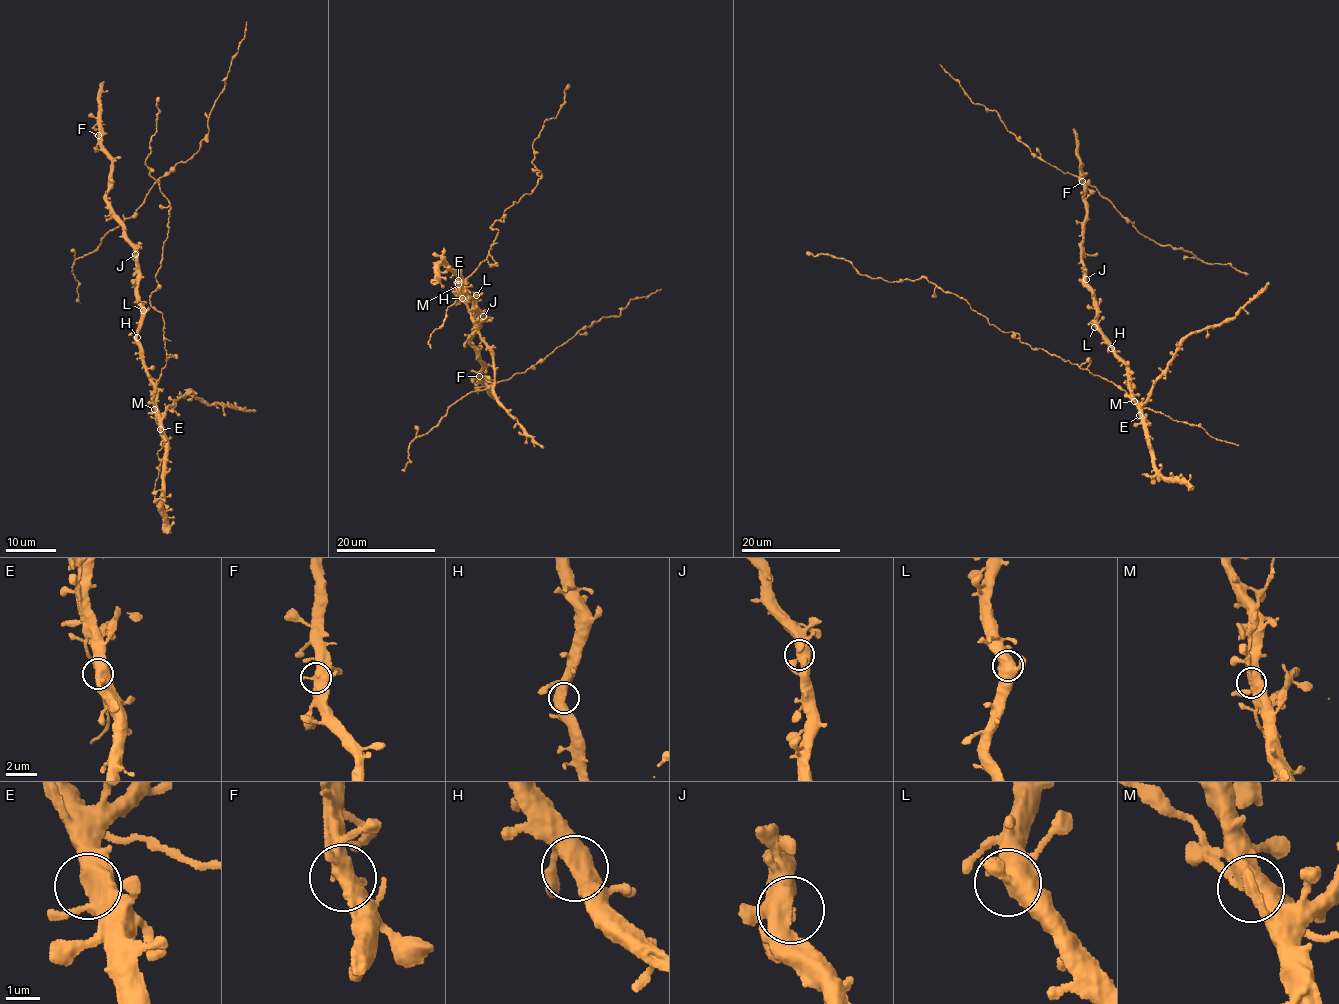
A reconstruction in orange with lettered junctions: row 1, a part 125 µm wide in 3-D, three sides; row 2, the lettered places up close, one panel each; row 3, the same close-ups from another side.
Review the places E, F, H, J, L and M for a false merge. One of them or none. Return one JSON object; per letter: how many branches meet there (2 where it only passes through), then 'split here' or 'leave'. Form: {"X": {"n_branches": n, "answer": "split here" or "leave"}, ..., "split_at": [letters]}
{"E": {"n_branches": 3, "answer": "leave"}, "F": {"n_branches": 3, "answer": "leave"}, "H": {"n_branches": 3, "answer": "leave"}, "J": {"n_branches": 3, "answer": "leave"}, "L": {"n_branches": 3, "answer": "leave"}, "M": {"n_branches": 3, "answer": "leave"}, "split_at": []}

